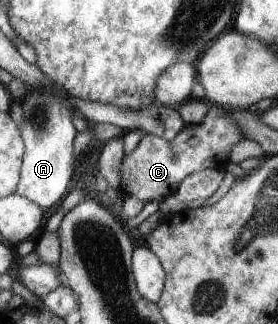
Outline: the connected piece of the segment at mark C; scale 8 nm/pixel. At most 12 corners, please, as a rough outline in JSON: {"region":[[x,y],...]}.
{"region":[[211,105],[173,141],[145,135],[120,192],[145,204],[224,171],[243,131]]}

